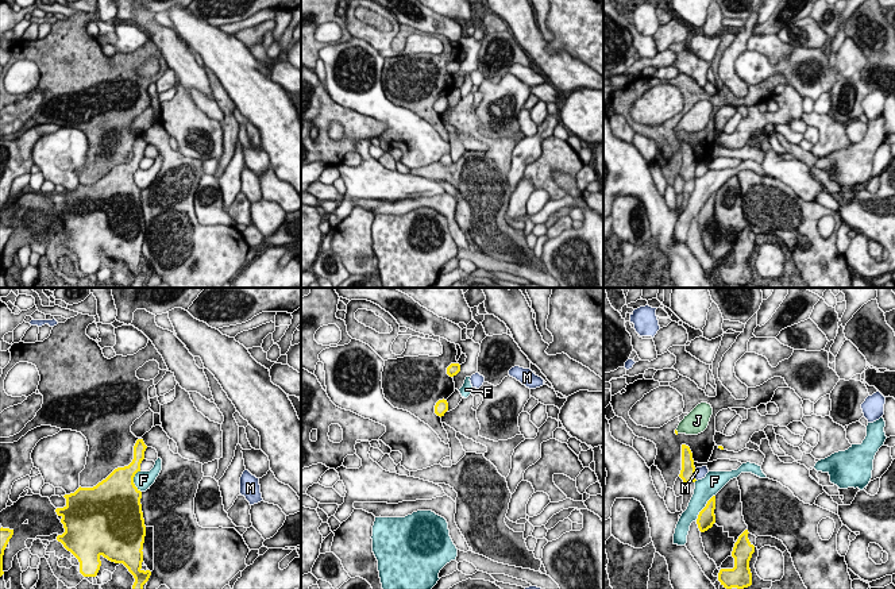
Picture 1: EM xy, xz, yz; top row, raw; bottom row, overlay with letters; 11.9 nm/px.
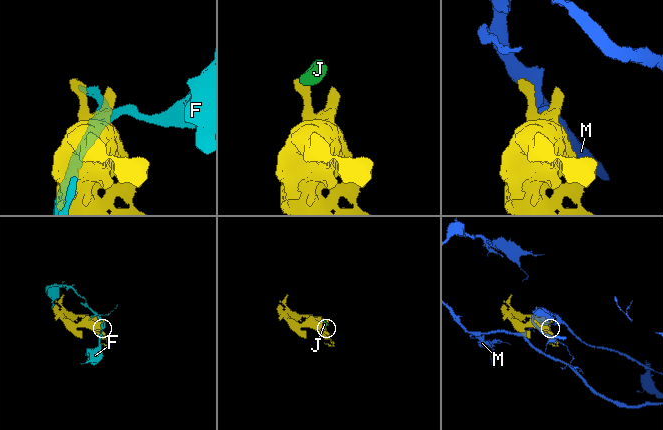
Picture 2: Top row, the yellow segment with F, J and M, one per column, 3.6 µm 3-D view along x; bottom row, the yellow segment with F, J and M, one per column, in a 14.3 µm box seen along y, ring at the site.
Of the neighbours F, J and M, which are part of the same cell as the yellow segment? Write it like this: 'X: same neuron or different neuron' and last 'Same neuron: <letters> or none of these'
F: different neuron
J: same neuron
M: different neuron
Same neuron: J

